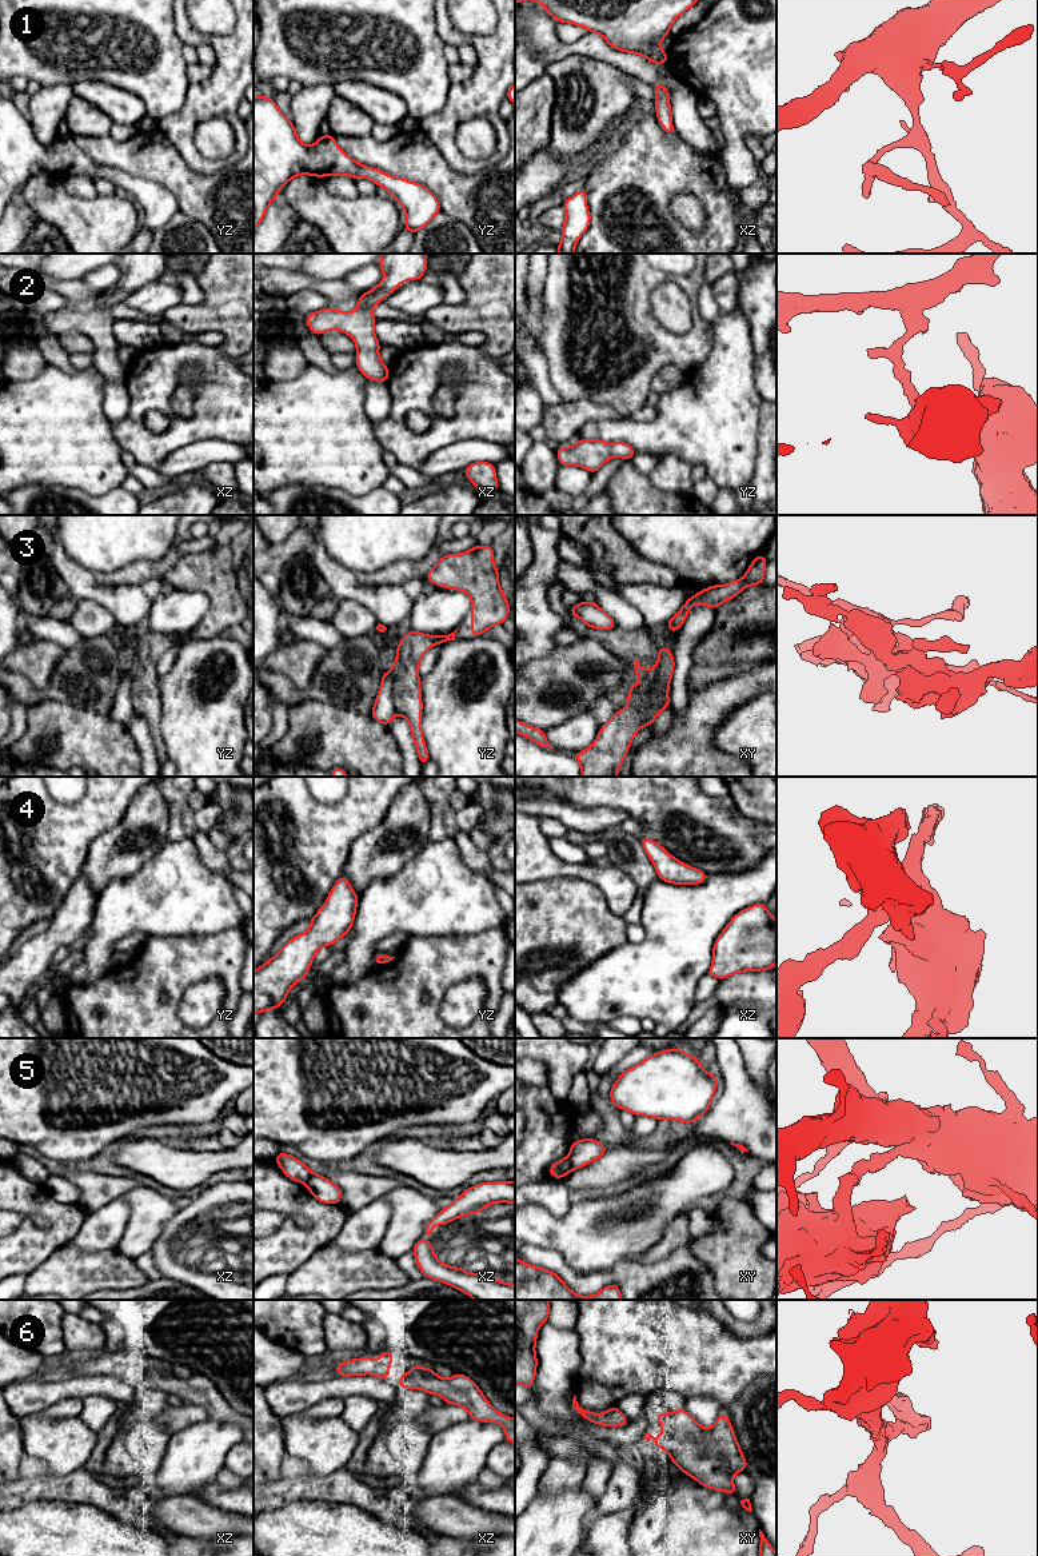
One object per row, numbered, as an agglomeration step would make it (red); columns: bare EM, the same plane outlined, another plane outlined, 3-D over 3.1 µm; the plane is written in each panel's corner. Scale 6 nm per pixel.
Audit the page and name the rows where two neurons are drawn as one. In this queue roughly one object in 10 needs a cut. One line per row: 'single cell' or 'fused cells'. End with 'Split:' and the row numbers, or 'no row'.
1: single cell
2: single cell
3: fused cells
4: single cell
5: fused cells
6: single cell
Split: 3, 5

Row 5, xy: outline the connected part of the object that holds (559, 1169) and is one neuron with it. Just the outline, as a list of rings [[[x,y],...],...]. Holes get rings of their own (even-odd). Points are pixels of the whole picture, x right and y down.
[[[564,1157],[550,1166],[548,1174],[555,1178],[563,1178],[571,1172],[570,1160]]]

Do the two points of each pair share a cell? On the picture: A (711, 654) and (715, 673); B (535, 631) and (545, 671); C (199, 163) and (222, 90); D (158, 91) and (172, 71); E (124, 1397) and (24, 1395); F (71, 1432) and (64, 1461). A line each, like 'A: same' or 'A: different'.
A: different
B: different
C: same
D: same
E: same
F: same

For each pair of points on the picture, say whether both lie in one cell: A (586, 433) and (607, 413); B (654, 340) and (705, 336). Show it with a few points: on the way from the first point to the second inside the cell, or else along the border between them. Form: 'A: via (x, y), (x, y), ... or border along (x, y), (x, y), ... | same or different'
A: border along (595, 422), (587, 422), (577, 435) | different
B: via (666, 343), (693, 343) | same

